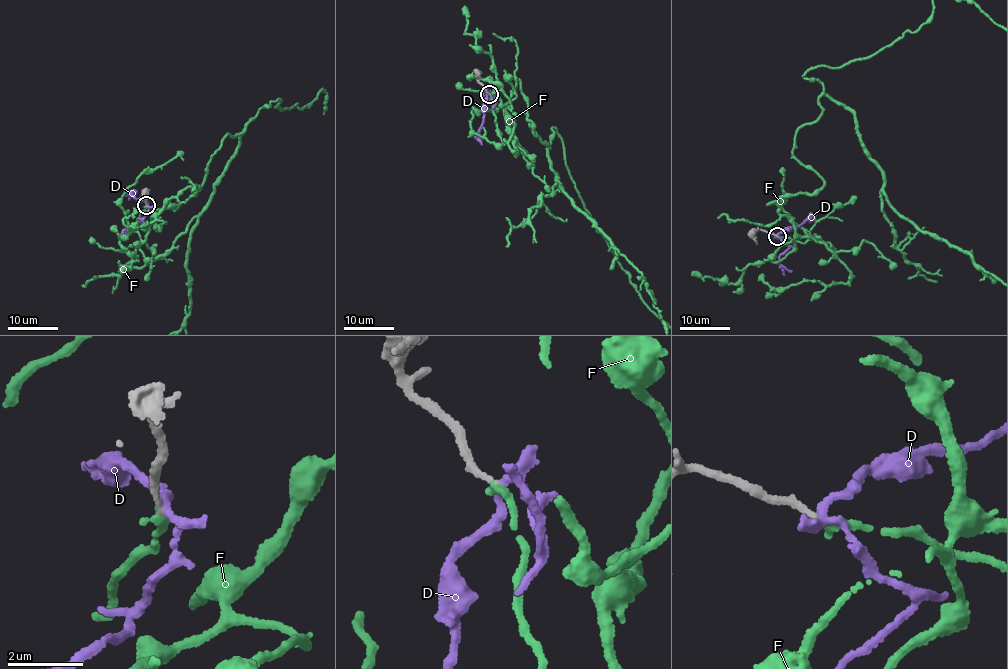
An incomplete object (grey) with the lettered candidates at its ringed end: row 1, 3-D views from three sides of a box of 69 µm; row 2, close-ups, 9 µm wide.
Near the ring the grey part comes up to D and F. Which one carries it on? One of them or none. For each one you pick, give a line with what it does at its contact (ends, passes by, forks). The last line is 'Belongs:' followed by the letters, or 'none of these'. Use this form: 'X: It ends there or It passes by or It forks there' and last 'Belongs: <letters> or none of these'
F: It ends there
Belongs: F

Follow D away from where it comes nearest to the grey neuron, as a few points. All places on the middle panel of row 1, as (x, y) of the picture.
D: (490, 94), (484, 104), (478, 136), (482, 144)

